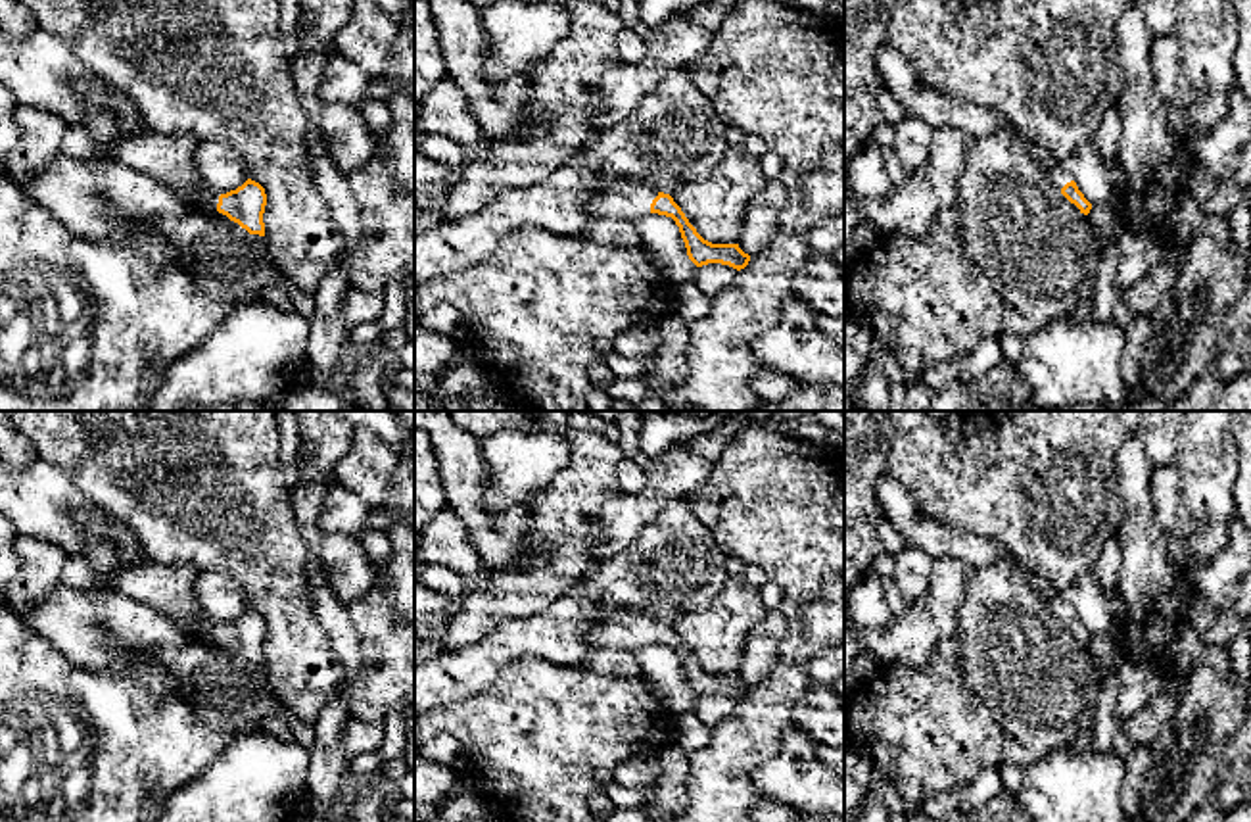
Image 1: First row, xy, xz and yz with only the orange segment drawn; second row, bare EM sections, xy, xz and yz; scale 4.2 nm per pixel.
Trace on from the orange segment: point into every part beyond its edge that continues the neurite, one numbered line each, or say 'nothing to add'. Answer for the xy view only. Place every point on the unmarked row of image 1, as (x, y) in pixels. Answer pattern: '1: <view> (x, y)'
1: xy (206, 627)

